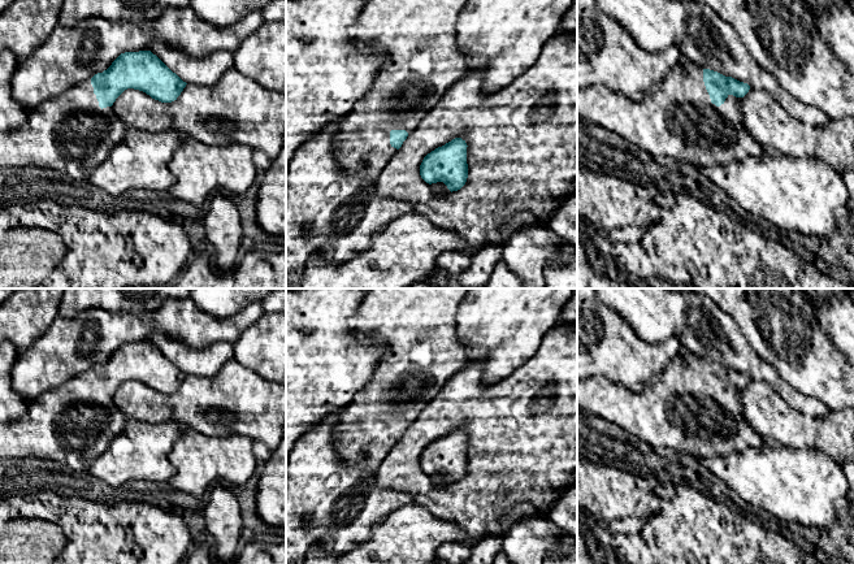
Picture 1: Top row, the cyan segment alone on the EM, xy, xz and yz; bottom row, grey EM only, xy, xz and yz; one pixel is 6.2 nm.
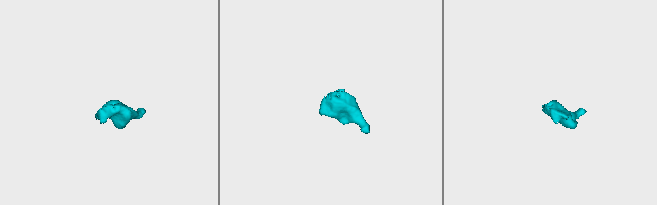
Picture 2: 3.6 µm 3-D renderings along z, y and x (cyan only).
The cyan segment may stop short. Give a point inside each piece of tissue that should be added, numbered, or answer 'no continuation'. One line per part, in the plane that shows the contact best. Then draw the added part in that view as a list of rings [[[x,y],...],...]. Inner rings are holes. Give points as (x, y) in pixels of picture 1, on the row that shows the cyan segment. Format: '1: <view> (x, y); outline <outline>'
1: yz (676, 118); outline [[[677,62],[642,100],[632,100],[603,84],[577,90],[577,117],[617,134],[659,161],[672,157],[701,168],[767,153],[746,130],[740,100],[741,97],[728,95],[725,101],[716,107],[706,90],[703,69]]]

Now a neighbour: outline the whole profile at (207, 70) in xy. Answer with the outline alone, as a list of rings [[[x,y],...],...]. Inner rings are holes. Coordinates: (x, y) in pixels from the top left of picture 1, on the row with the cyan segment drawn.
[[[160,42],[152,43],[149,51],[186,83],[212,86],[234,68],[234,56],[227,51],[192,57]]]

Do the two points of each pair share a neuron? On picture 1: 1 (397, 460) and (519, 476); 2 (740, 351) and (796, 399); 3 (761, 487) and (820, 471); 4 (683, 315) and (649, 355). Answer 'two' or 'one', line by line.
1: one
2: one
3: one
4: two

